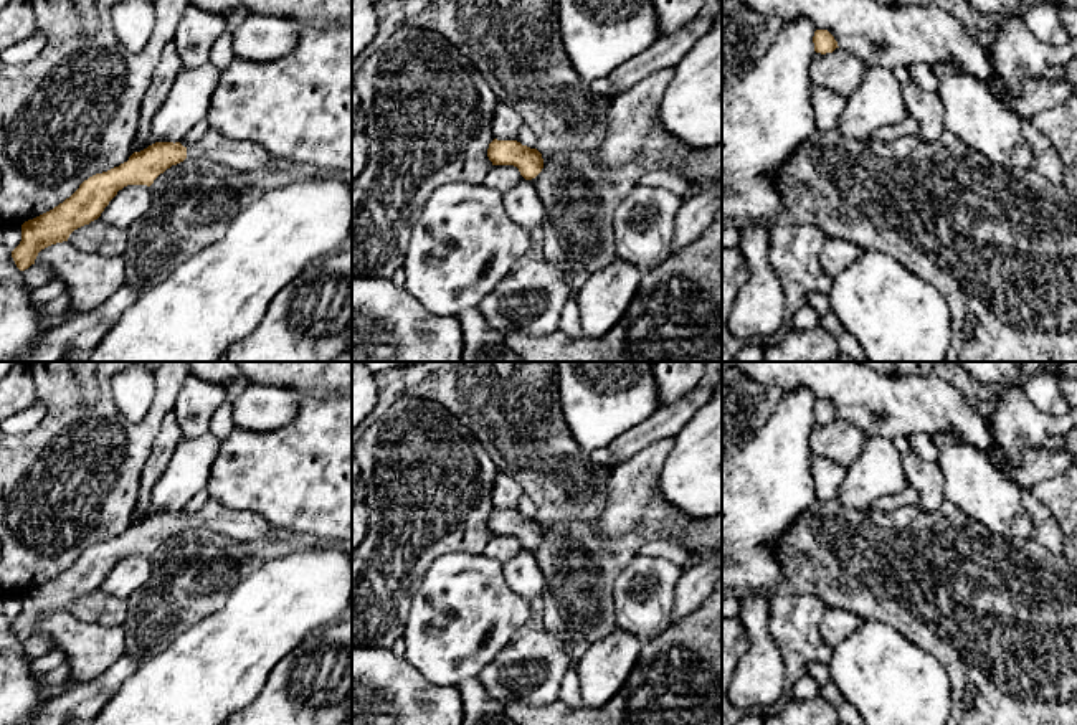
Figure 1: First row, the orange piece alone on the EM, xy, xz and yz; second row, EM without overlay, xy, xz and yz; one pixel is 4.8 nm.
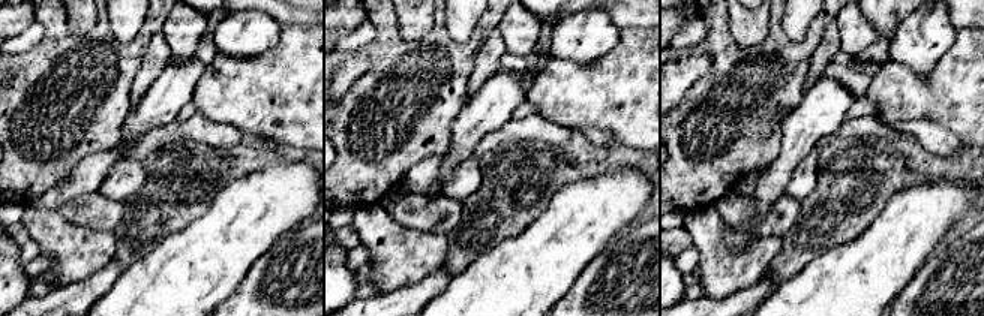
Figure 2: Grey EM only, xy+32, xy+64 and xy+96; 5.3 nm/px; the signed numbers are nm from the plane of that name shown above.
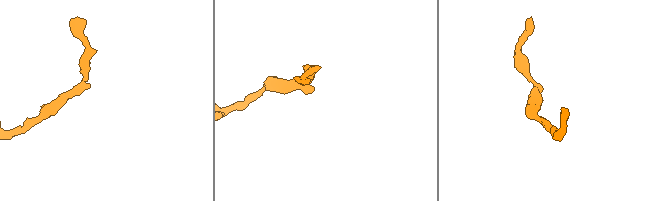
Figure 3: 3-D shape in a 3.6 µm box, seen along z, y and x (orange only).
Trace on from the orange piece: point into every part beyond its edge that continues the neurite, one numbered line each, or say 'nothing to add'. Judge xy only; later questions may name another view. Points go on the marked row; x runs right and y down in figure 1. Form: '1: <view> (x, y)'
1: xy (238, 156)

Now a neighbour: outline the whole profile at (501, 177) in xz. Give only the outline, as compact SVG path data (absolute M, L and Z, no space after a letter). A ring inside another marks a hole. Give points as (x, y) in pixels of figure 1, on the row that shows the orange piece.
M494 165L487 172L482 185L491 187L494 190L499 190L502 193L507 193L515 185L519 185L522 180L524 180L524 177L520 175L517 167L514 167L514 165Z

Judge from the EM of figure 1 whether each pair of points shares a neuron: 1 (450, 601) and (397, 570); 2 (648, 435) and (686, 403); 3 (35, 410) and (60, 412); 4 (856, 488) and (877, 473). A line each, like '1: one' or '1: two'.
1: two
2: one
3: two
4: one

